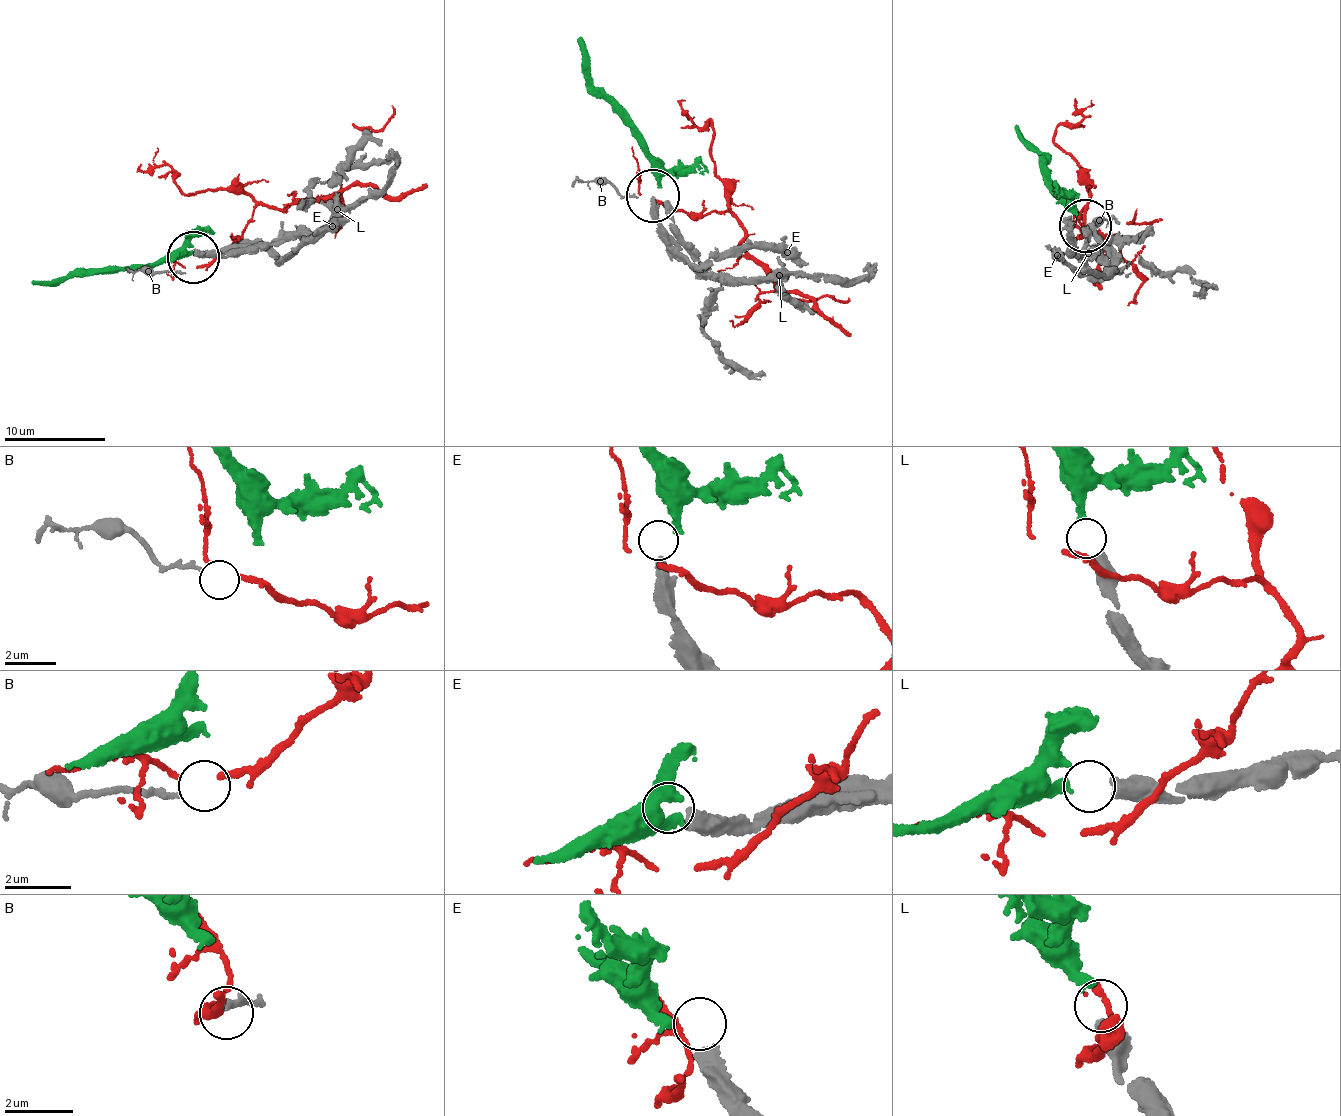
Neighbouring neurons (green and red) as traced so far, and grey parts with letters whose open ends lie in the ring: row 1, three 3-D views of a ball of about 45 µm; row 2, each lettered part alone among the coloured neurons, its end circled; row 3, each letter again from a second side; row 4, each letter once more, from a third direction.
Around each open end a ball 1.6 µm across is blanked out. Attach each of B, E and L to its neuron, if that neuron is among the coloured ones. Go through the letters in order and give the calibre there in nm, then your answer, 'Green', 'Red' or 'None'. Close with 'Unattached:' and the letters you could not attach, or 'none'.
B: Thickness 170 nm. Red
E: Thickness 480 nm. None
L: Thickness 500 nm. Green
Unattached: E

